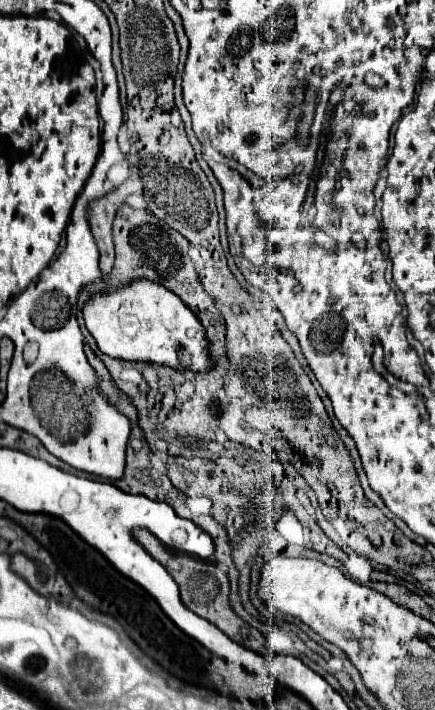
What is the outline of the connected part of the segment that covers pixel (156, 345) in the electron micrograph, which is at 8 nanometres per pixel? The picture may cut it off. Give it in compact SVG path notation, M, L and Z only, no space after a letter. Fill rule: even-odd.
M138 280L112 294L94 296L92 302L84 306L84 320L98 348L112 358L164 364L174 370L190 370L196 374L210 374L216 366L212 342L198 316L194 316L174 292L156 282Z

